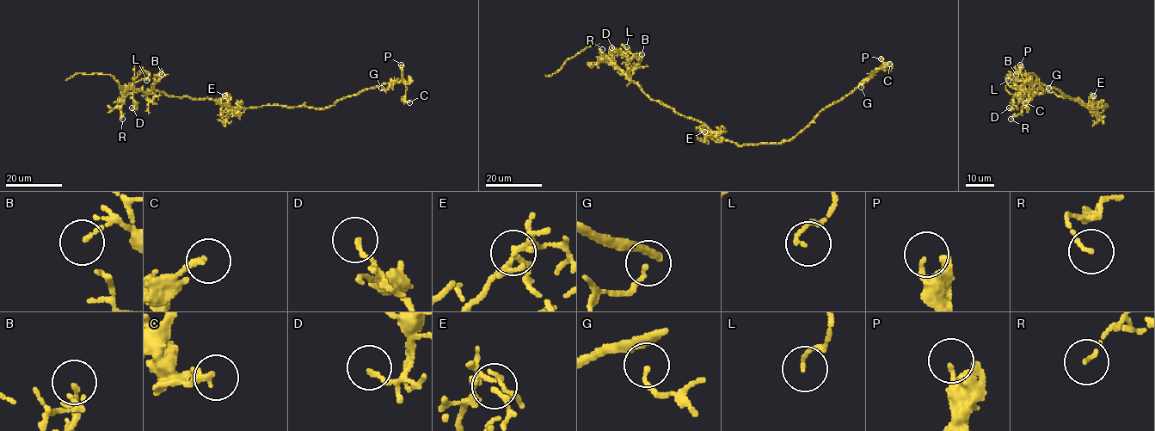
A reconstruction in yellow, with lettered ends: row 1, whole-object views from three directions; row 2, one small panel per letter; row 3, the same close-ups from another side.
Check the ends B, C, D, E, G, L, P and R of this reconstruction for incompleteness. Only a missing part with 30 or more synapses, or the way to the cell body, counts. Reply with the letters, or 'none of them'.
none of them

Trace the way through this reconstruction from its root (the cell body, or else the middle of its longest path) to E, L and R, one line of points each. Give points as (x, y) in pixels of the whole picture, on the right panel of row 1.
E: (1098, 107), (1092, 107), (1093, 95)
L: (1098, 107), (1045, 90), (1024, 90), (1015, 83), (1013, 71), (1008, 80)
R: (1098, 107), (1089, 107), (1079, 99), (1057, 96), (1045, 90), (1029, 91), (1022, 98), (1021, 112), (1010, 119)

